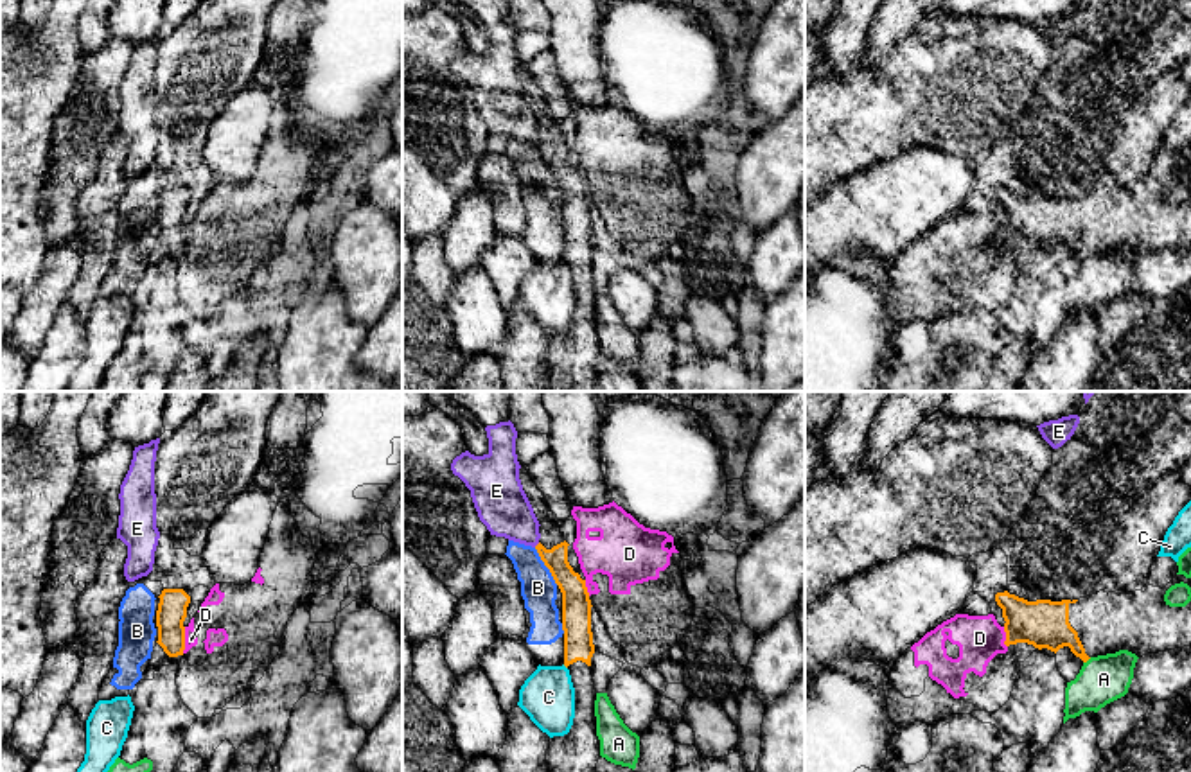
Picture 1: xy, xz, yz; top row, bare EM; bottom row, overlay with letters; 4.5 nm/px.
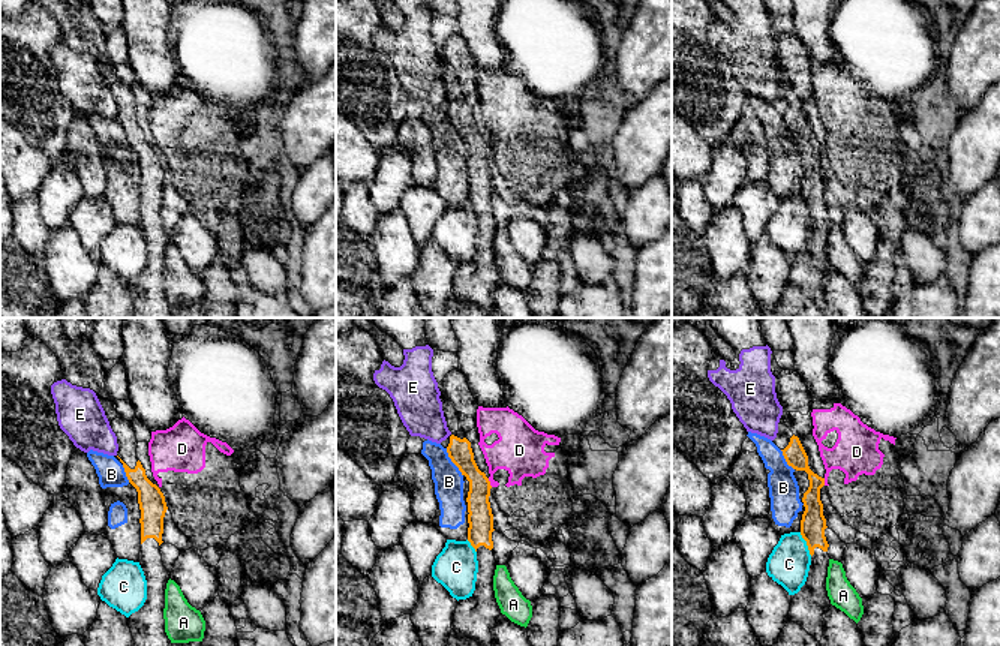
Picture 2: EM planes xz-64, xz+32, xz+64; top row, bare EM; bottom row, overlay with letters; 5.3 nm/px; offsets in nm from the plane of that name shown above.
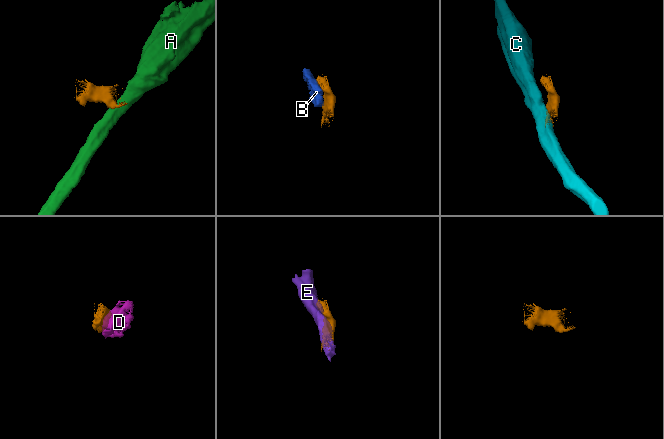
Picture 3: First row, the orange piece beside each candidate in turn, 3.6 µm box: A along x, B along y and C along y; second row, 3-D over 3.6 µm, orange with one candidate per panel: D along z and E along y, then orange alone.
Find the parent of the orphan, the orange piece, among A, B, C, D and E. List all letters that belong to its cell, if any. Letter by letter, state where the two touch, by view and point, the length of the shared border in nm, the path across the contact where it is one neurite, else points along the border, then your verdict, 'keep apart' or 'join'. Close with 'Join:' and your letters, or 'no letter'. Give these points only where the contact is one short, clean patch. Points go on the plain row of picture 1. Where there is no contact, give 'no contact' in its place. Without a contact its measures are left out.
A: meets orange in yz at (1087, 257); contact 50 nm long; border along yz (1091, 255), (1084, 261); keep apart
B: meets orange in xz at (545, 162); contact 200 nm long; keep apart
C: no contact; keep apart
D: meets orange in xy at (184, 237); contact 120 nm long; border along xy (185, 225), (185, 246), (182, 250); keep apart
E: meets orange in xz at (538, 142); contact 40 nm long; border along xz (539, 140), (534, 144); keep apart
Join: no letter

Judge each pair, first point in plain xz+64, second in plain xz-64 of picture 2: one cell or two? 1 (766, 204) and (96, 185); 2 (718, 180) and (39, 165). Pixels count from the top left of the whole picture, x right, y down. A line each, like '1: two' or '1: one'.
1: two
2: two

